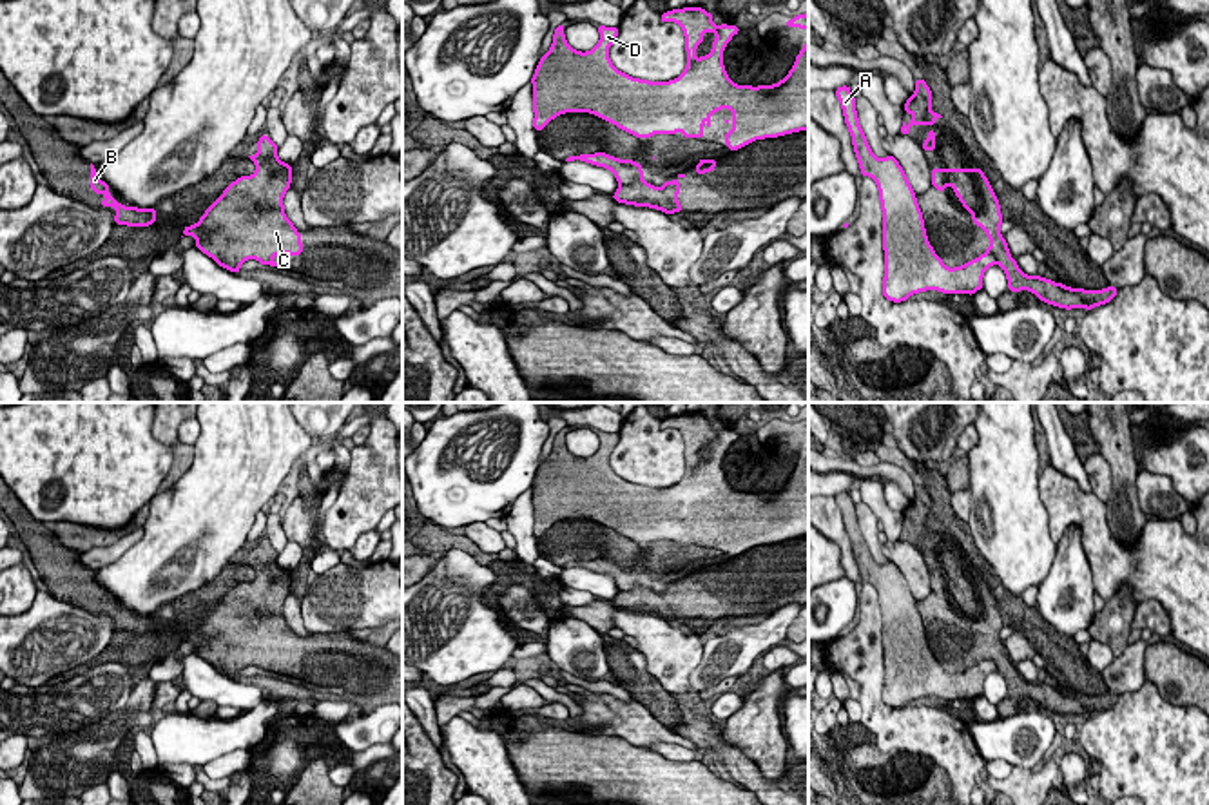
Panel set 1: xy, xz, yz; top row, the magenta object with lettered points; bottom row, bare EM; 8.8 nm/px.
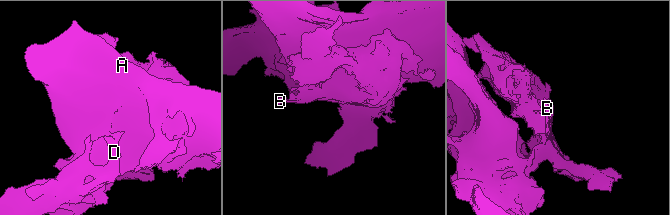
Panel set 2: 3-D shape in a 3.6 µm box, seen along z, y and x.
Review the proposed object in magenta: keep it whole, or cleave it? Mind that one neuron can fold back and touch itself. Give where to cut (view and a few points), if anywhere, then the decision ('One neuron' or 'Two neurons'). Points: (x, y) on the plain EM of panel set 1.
Split along xz (642, 584), (620, 591). Two neurons

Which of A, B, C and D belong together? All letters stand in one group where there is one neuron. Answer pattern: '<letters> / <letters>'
A D / B C

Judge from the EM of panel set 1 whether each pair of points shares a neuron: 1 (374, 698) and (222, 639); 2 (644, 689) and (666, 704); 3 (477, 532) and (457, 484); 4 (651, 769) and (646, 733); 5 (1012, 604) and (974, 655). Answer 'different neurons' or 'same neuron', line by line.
1: same neuron
2: same neuron
3: different neurons
4: different neurons
5: different neurons

